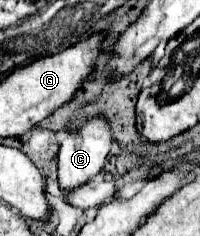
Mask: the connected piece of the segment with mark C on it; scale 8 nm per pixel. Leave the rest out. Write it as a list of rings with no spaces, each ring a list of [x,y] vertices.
[[[91,118],[79,132],[65,134],[61,146],[59,146],[59,188],[63,192],[71,192],[89,180],[93,180],[109,154],[111,148],[111,136],[109,136],[109,122],[105,118]]]

